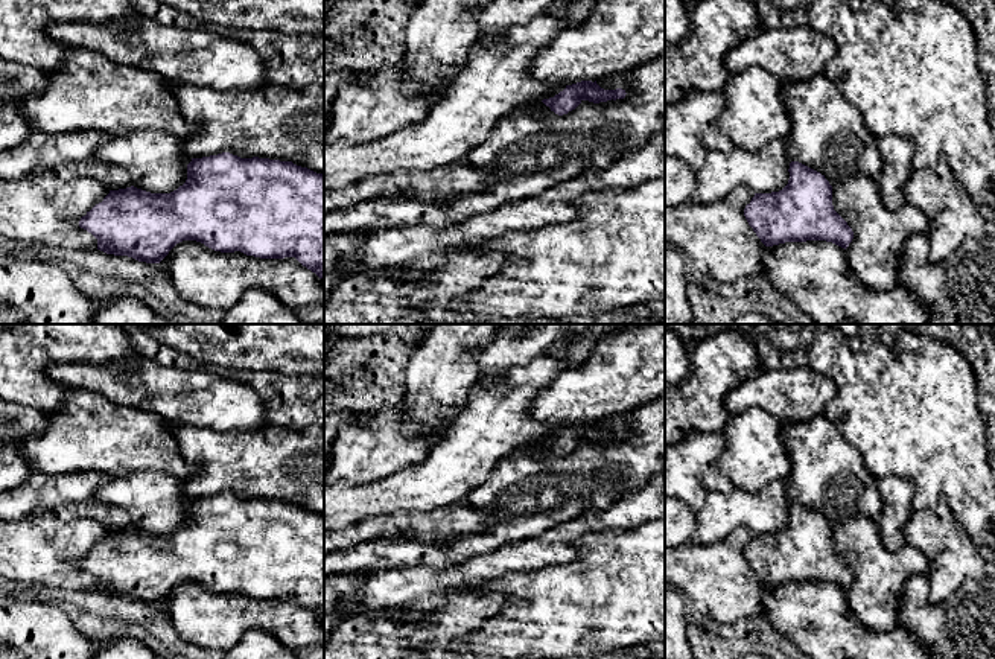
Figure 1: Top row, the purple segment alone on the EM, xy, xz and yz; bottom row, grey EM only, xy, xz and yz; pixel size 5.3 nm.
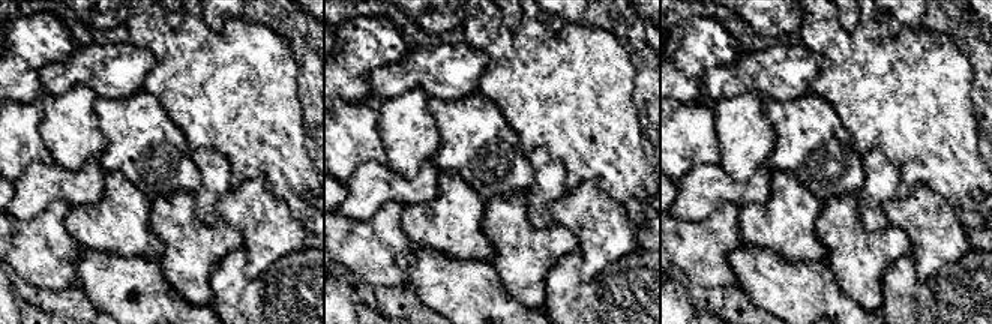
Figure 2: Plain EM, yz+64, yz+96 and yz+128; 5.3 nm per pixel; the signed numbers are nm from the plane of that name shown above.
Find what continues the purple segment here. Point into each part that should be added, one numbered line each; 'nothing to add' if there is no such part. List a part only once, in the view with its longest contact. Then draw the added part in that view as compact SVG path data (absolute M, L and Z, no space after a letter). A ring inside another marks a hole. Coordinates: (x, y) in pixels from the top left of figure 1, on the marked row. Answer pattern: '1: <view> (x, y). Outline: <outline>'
nothing to add

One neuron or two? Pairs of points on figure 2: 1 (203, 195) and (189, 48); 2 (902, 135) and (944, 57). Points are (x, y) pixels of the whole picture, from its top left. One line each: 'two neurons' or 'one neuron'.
1: two neurons
2: one neuron

